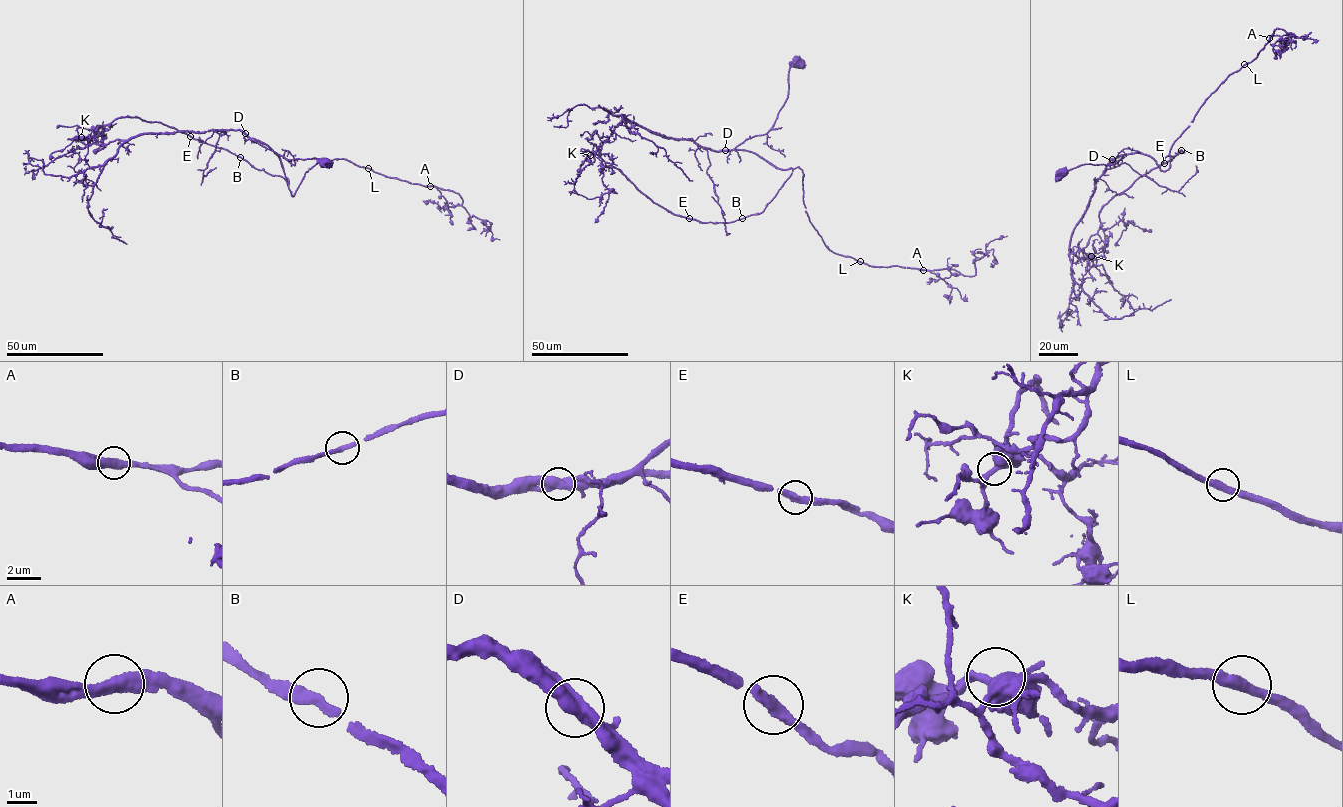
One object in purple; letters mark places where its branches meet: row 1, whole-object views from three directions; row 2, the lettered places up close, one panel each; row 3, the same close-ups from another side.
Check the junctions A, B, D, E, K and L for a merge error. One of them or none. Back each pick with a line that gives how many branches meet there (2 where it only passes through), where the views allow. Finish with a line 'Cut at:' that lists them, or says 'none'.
Cut at: none

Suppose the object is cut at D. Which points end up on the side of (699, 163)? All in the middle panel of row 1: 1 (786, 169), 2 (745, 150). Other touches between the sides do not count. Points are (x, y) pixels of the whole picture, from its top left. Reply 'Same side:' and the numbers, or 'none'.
Same side: none

